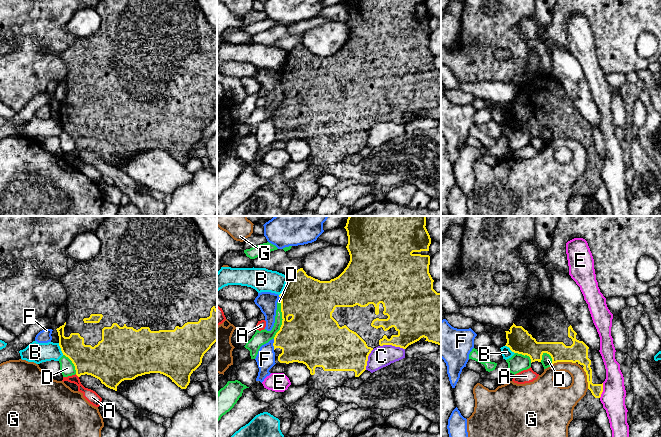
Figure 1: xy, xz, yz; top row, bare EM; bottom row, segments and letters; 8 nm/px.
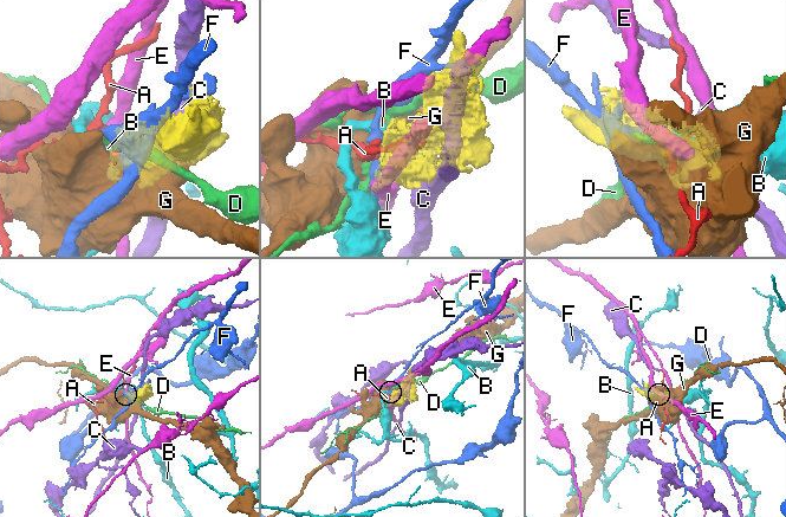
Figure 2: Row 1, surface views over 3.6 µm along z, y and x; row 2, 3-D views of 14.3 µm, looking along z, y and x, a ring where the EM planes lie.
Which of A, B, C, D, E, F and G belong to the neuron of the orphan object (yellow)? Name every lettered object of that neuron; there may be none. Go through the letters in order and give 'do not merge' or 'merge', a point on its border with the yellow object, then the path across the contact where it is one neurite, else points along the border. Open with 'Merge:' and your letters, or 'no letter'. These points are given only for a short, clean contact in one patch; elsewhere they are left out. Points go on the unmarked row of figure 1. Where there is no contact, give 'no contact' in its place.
Merge: no letter
A: do not merge | xy (77, 151)
B: do not merge | xz (285, 62) | along xz (288, 53), (285, 63), (279, 71)
C: do not merge | xz (392, 121)
D: do not merge | xz (282, 94)
E: do not merge | yz (602, 166)
F: do not merge | xz (273, 120)
G: do not merge | yz (563, 137)

